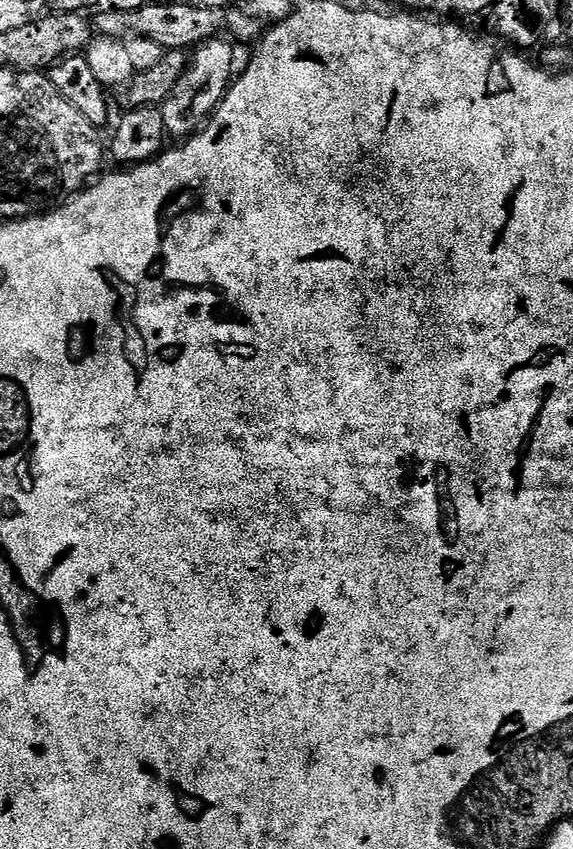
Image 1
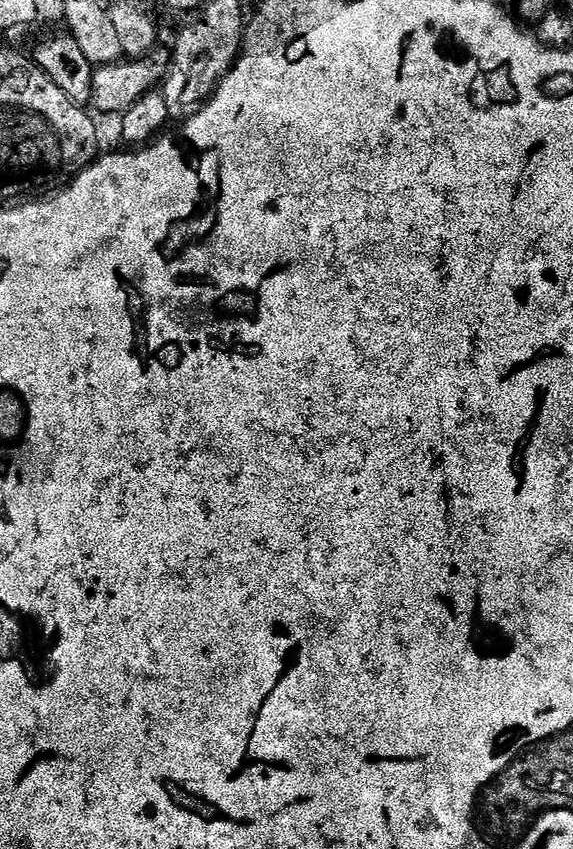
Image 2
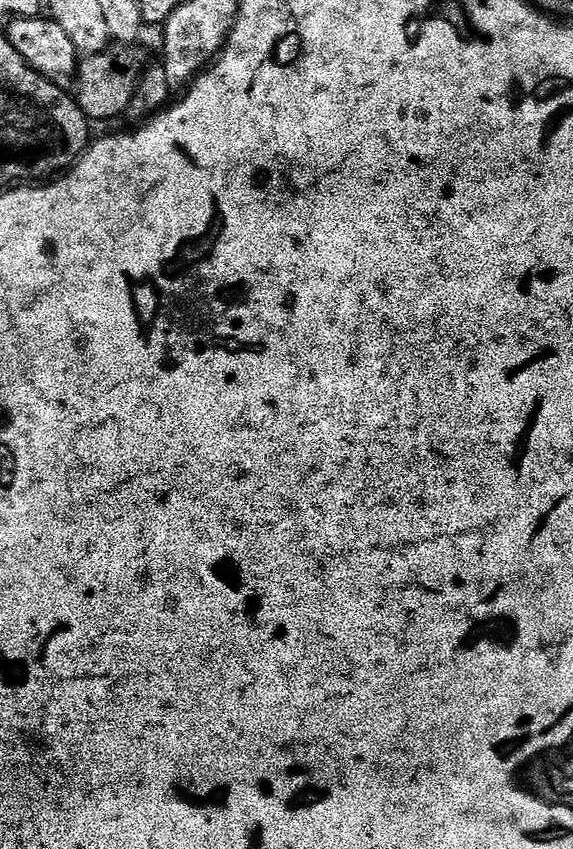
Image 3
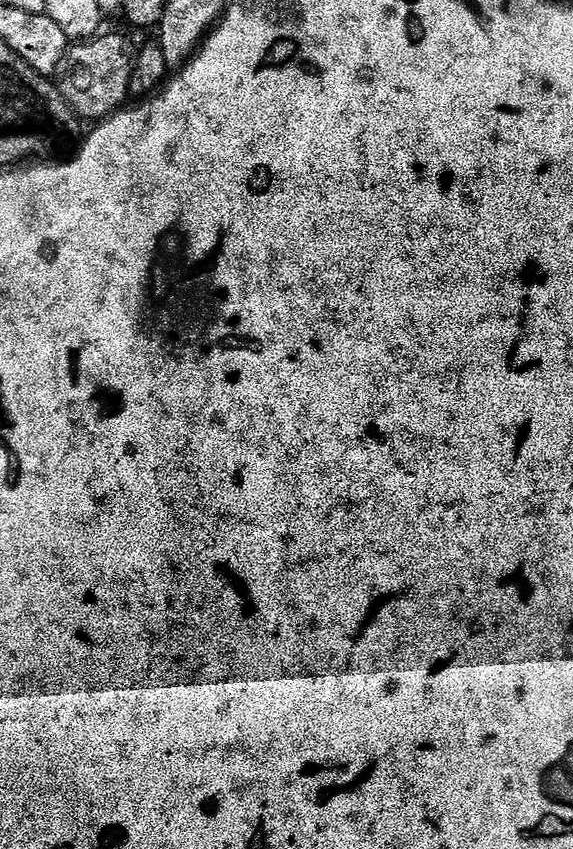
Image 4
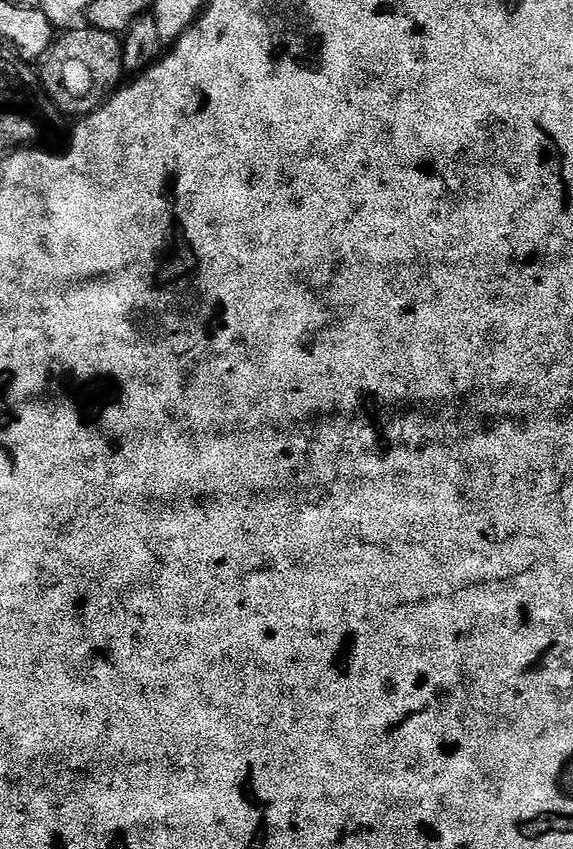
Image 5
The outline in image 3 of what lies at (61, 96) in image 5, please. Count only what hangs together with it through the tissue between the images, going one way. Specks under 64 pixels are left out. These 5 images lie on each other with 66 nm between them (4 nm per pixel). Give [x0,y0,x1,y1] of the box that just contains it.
[74,43,149,121]

